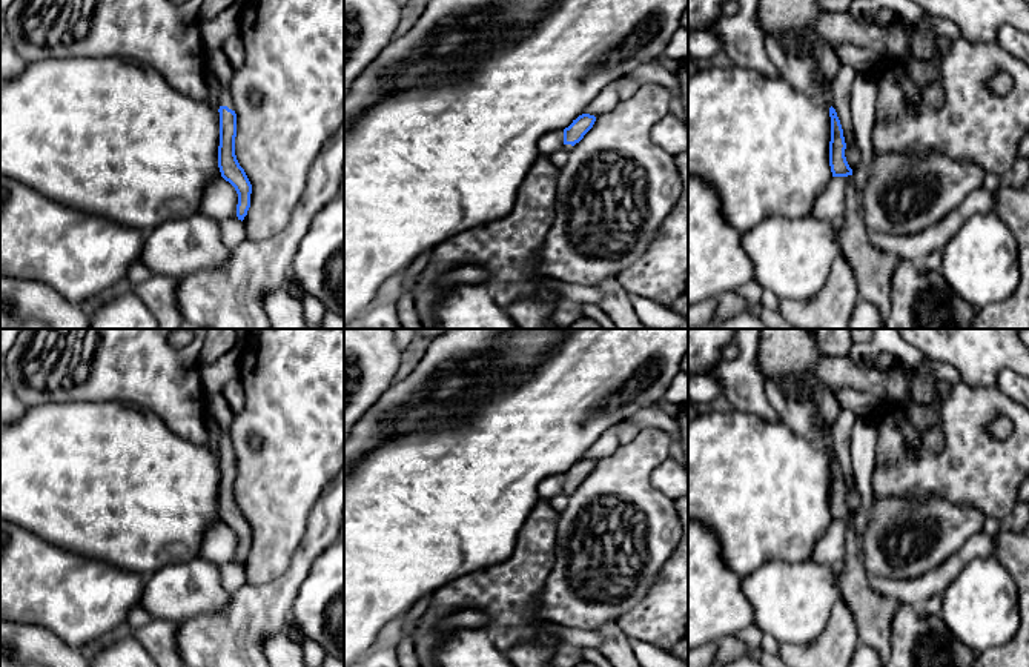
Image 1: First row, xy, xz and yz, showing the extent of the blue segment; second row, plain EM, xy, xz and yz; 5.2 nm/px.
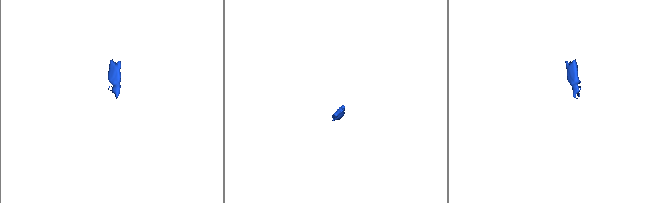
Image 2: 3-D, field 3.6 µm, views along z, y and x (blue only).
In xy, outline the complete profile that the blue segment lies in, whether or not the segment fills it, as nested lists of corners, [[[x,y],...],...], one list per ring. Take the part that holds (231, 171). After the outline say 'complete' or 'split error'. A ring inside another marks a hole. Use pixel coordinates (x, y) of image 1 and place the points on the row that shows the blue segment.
[[[221,46],[207,54],[209,71],[212,71],[221,85],[221,97],[220,97],[220,146],[218,146],[218,168],[221,177],[229,181],[237,194],[237,217],[238,220],[244,220],[247,211],[250,207],[250,194],[252,184],[240,166],[235,155],[235,137],[237,137],[237,114],[235,106],[230,98],[230,80],[237,69],[232,68],[227,55],[221,49]]] | split error

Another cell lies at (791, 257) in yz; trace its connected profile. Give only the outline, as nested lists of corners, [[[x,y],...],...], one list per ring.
[[[771,217],[742,234],[754,277],[779,300],[808,301],[828,281],[840,254],[840,237],[829,221]]]

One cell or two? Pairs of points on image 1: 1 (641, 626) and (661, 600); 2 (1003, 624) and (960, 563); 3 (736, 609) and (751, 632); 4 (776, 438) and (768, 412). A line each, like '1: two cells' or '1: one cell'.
1: one cell
2: two cells
3: two cells
4: two cells

